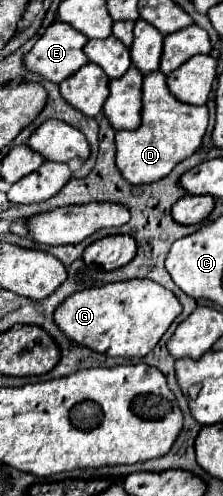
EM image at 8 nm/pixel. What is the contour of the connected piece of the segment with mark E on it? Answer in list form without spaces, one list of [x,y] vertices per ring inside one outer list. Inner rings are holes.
[[[56,20],[26,54],[26,68],[46,80],[60,84],[72,72],[78,72],[84,64],[88,64],[84,54],[86,42],[88,38],[84,38],[84,34],[72,30],[72,26],[66,22]]]

